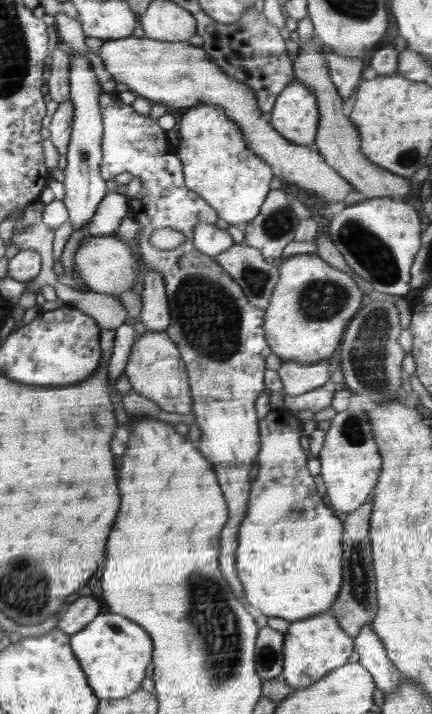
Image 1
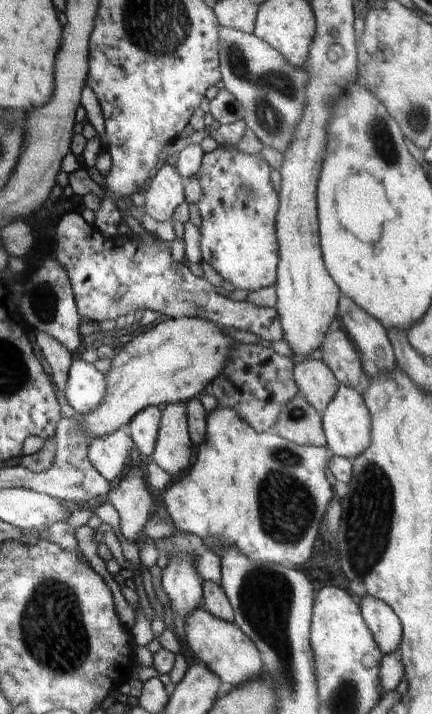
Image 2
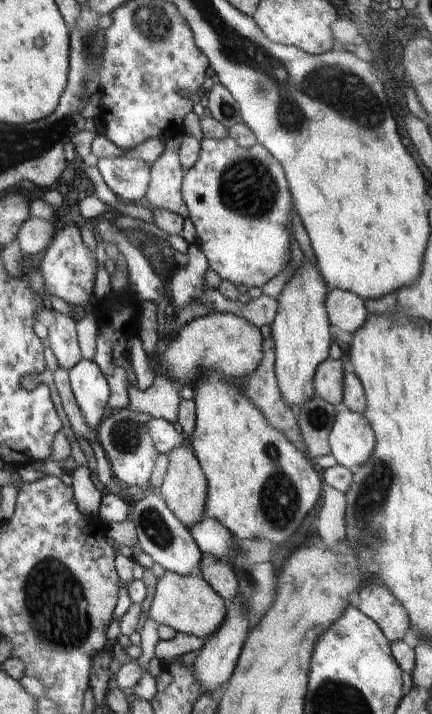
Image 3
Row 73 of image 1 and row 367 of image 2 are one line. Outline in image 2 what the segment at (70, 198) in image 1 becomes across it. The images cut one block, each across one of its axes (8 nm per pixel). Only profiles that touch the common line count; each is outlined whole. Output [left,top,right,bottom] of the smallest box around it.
[66,357,105,414]

